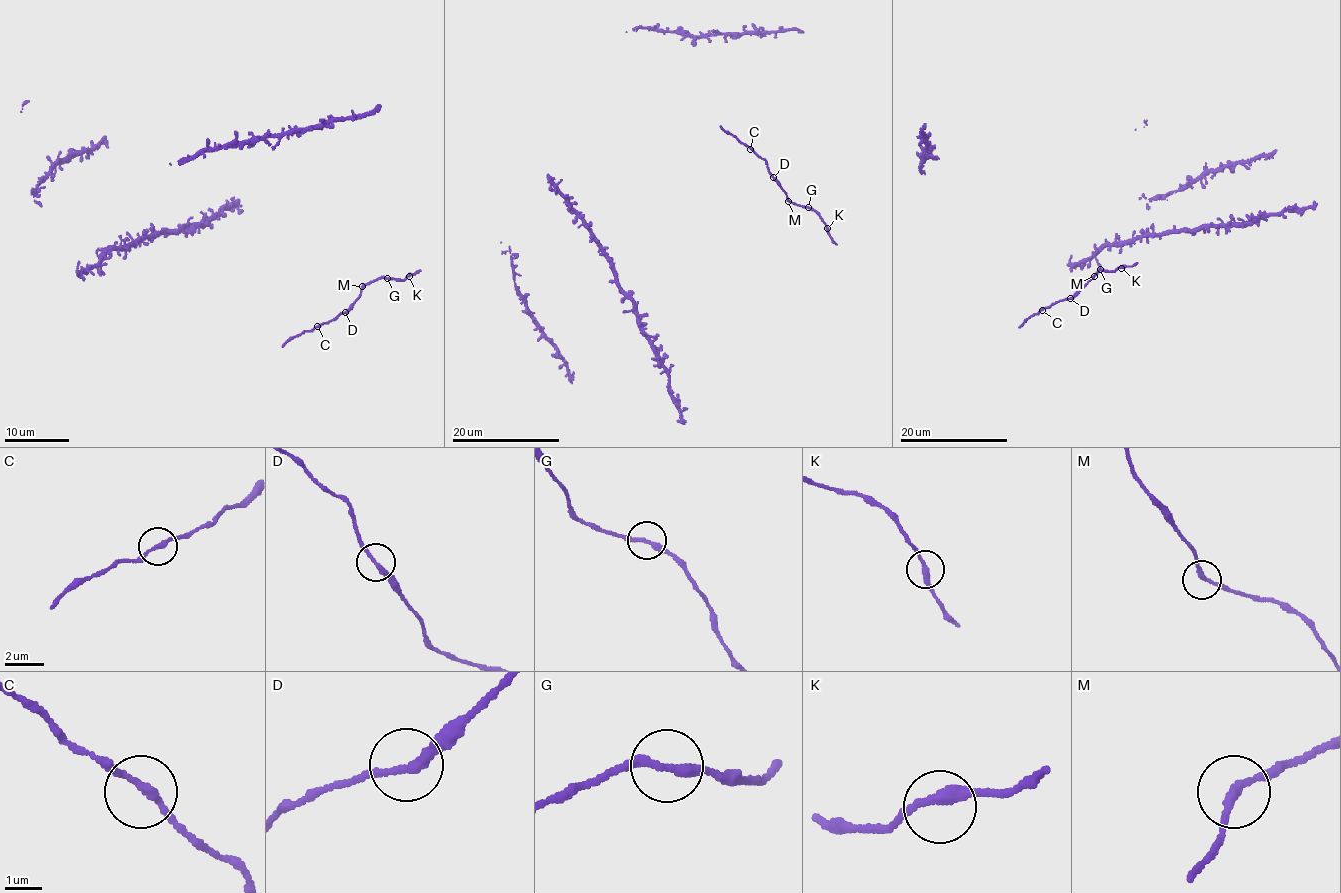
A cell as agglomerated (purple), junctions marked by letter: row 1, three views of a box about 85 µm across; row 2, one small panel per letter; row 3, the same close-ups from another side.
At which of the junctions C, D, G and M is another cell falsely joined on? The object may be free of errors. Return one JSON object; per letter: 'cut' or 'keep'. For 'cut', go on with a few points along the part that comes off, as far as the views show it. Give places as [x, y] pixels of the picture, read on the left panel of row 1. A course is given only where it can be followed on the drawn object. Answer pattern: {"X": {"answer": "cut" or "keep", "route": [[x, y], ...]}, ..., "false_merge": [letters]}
{"C": {"answer": "keep"}, "D": {"answer": "keep"}, "G": {"answer": "cut", "route": [[386, 278], [401, 280], [420, 270]]}, "M": {"answer": "keep"}, "false_merge": ["G"]}

